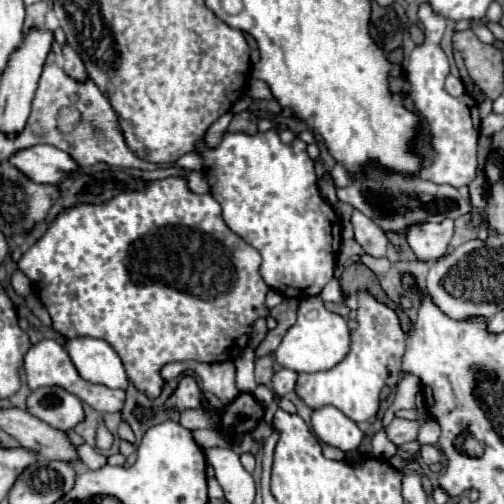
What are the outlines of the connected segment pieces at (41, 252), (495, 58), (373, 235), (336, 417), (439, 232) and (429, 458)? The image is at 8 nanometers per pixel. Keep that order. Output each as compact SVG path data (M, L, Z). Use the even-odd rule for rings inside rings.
M183 175L177 177L167 177L167 179L157 179L149 185L145 185L139 191L127 191L119 193L109 201L103 201L99 205L73 205L63 209L49 225L45 235L31 245L23 257L19 259L19 269L35 283L35 291L41 299L41 303L47 307L51 319L53 319L53 329L63 333L67 339L71 337L95 337L107 341L117 355L121 357L125 371L129 375L129 381L135 385L137 391L145 393L149 399L157 399L163 391L163 377L161 369L163 365L171 361L199 361L199 363L221 363L221 361L235 361L237 355L247 347L249 335L253 331L253 323L259 317L267 317L269 311L265 307L265 295L269 291L269 285L261 279L259 275L259 265L261 265L261 255L257 249L247 245L241 237L233 235L229 227L221 219L221 207L219 203L207 193L207 195L195 195L187 179Z
M459 31L453 35L453 49L461 51L469 77L473 83L495 101L503 93L503 63L501 53L481 43L473 31Z
M357 209L351 215L351 223L355 229L355 241L363 247L363 251L373 257L385 257L385 247L387 247L385 233Z
M325 405L313 409L311 413L311 431L315 437L327 445L333 445L341 451L357 451L363 439L361 429L355 421L343 415L337 407Z
M453 219L443 223L423 223L407 229L407 239L415 255L423 261L435 261L443 257L453 235Z
M419 445L419 459L425 461L425 465L431 465L441 459L441 453L435 445Z

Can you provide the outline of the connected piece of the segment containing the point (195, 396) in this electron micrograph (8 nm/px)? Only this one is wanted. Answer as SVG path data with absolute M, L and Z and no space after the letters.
M183 377L177 391L167 401L167 405L177 407L179 411L185 411L189 407L201 407L203 405L203 395L201 395L195 379L193 377Z

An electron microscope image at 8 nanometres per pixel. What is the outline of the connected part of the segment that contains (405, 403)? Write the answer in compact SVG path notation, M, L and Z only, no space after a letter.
M405 375L401 379L401 383L397 385L395 399L391 401L389 409L393 409L393 413L399 409L415 409L415 399L417 399L419 387L421 387L421 381L415 375Z

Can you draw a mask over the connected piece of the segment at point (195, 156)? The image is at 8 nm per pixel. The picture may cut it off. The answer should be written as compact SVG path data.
M191 151L191 153L183 155L183 157L179 157L177 163L175 163L175 167L177 169L183 169L183 171L201 171L203 169L203 163L201 163L199 153L197 151Z

